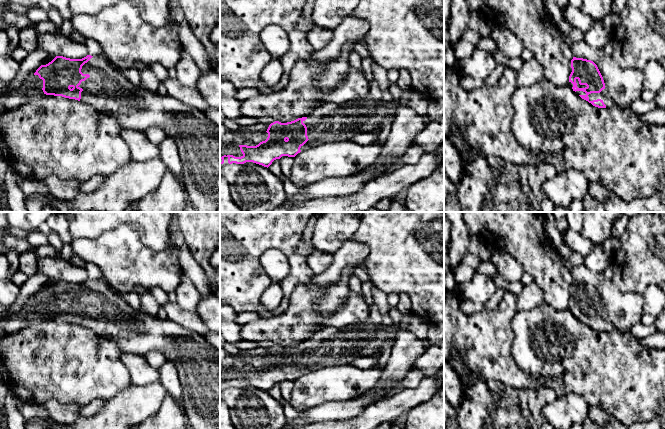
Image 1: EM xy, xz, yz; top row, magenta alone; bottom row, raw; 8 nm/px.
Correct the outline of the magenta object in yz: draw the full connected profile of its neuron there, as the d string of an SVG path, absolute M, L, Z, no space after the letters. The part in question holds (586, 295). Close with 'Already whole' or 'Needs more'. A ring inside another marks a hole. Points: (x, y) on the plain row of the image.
M573 281L572 296L568 309L582 323L598 332L610 332L614 329L597 289L587 283Z. Needs more

